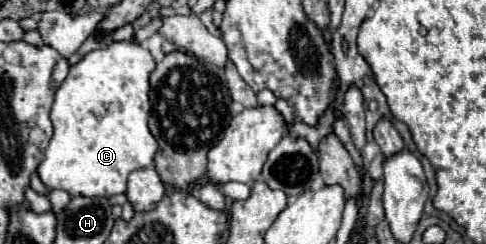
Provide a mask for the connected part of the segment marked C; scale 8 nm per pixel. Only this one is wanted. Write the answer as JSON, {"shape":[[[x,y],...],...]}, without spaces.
{"shape":[[[110,42],[106,48],[92,50],[78,64],[70,66],[70,72],[56,92],[52,104],[54,136],[46,148],[44,160],[38,166],[42,182],[54,190],[66,190],[70,196],[104,196],[122,194],[126,190],[126,178],[132,170],[148,168],[154,162],[158,142],[148,130],[150,100],[148,100],[148,76],[154,70],[154,60],[148,50],[138,42]]]}

